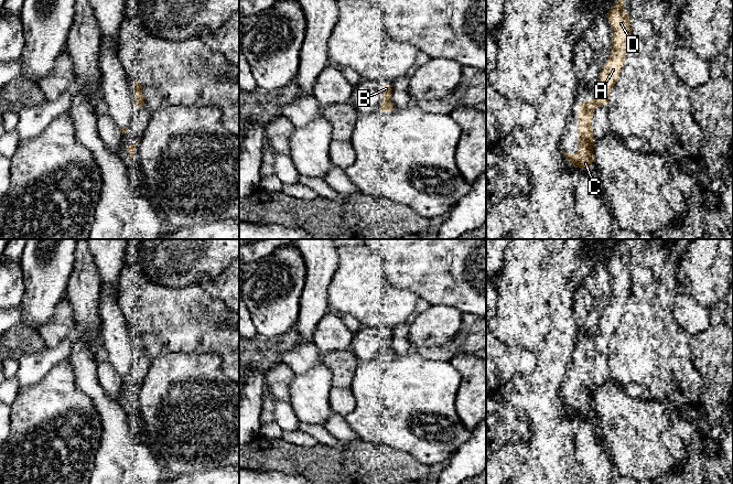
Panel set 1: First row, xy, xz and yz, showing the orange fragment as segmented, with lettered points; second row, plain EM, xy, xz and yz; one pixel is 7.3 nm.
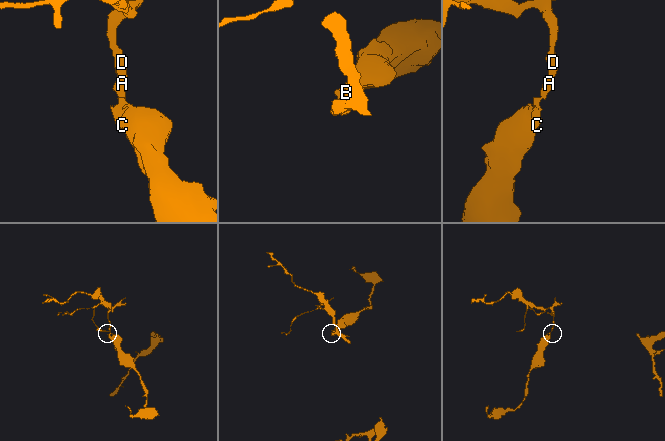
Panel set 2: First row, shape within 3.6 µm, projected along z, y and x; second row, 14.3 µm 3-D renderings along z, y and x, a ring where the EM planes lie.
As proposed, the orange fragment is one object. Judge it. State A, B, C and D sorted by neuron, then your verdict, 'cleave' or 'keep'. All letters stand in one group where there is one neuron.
A D / B C; cleave

